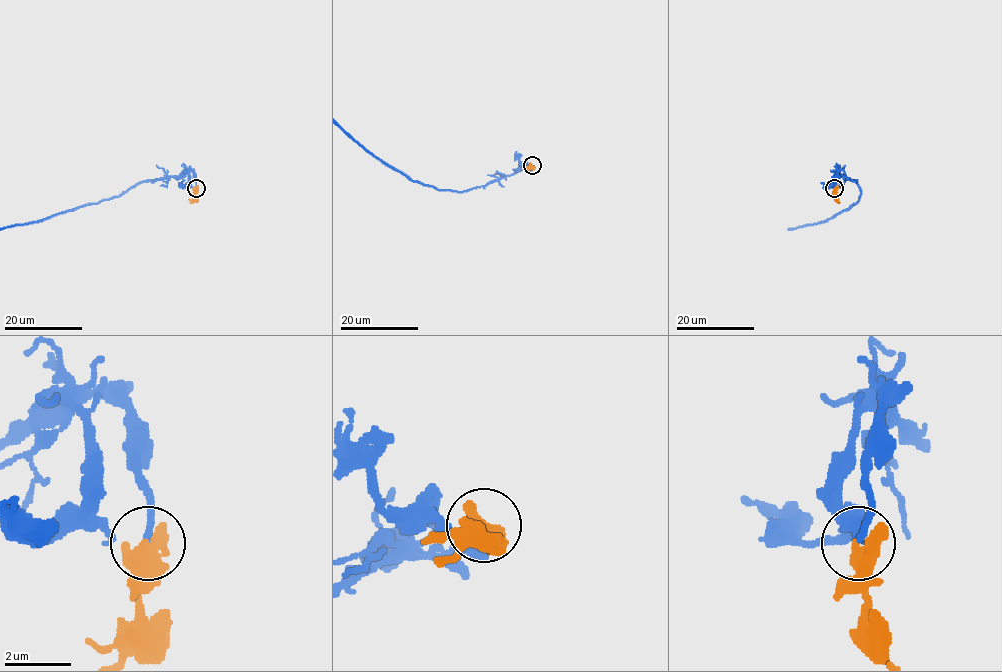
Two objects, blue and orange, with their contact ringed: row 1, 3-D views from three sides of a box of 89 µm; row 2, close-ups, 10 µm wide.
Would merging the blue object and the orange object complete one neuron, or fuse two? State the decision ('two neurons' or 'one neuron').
one neuron

